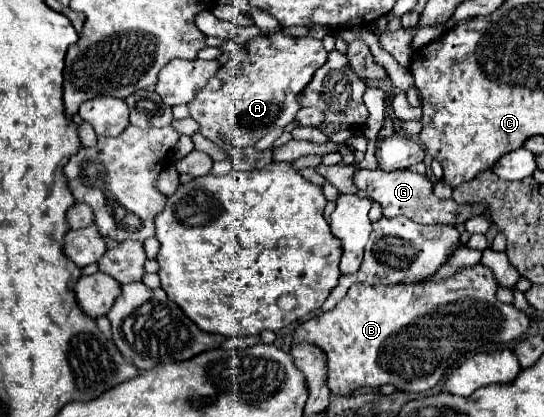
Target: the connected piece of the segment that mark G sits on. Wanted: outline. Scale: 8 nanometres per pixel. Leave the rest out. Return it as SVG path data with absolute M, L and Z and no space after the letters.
M357 170L353 178L357 190L363 190L369 198L381 204L383 216L385 218L395 218L395 216L407 216L413 222L419 224L463 224L473 216L479 216L485 212L483 204L473 204L473 206L461 206L455 200L439 200L433 194L431 180L427 176L415 174L411 170L395 170L395 172L383 172L383 170Z

